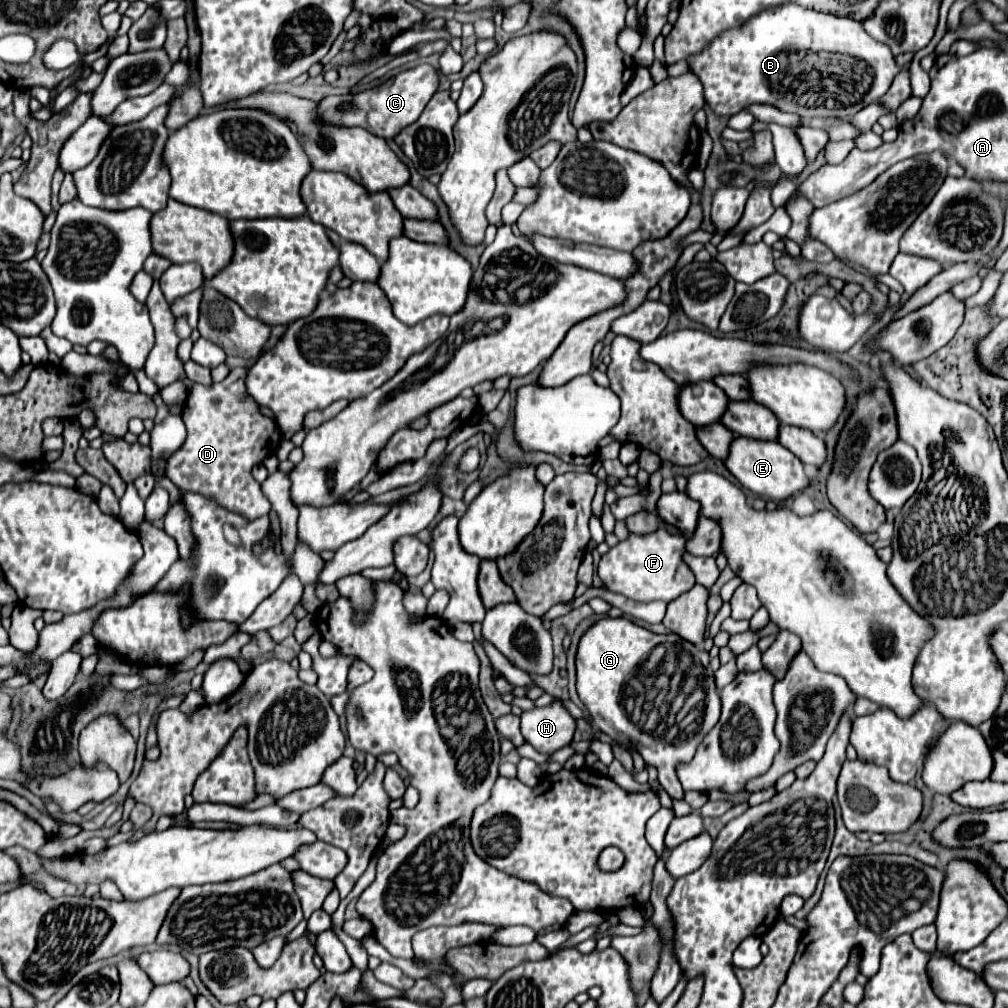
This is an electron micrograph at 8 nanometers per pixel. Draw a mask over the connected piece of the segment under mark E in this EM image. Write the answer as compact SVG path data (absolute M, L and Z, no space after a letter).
M733 438L731 446L729 446L729 456L725 458L725 466L727 470L741 482L743 488L767 498L767 500L775 500L775 502L783 502L789 496L801 492L809 480L803 472L803 464L801 460L791 454L789 450L785 450L779 442L757 442L753 438Z

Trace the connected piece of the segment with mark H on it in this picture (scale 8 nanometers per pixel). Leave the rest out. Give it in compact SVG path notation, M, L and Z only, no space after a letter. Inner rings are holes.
M553 700L549 706L533 708L521 716L521 732L525 740L539 752L553 754L573 740L577 722L563 706Z

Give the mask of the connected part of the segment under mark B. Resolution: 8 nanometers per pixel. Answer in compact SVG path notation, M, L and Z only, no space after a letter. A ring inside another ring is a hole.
M781 4L781 6L767 8L755 14L753 18L745 20L741 26L723 30L699 54L689 56L687 64L689 64L689 70L701 80L705 90L705 100L715 114L733 116L753 104L769 104L769 106L777 106L781 112L797 114L801 120L809 120L815 116L819 118L853 116L865 106L877 102L889 90L893 78L901 70L889 46L873 40L863 30L861 22L855 22L851 18L821 14L821 12L803 8L799 4ZM810 50L817 53L815 60L801 60L801 66L799 66L797 53L805 55Z

